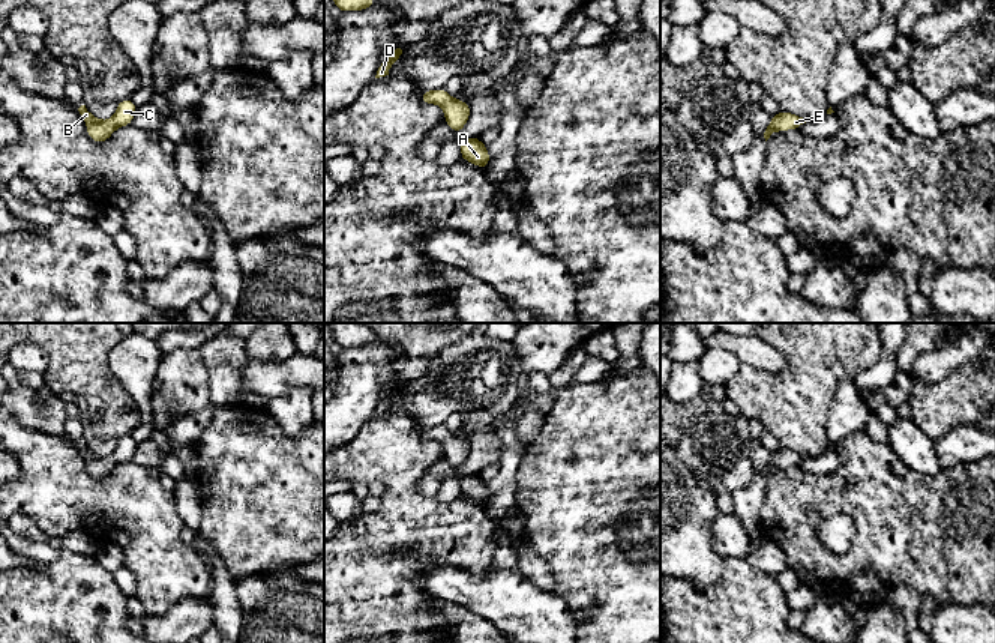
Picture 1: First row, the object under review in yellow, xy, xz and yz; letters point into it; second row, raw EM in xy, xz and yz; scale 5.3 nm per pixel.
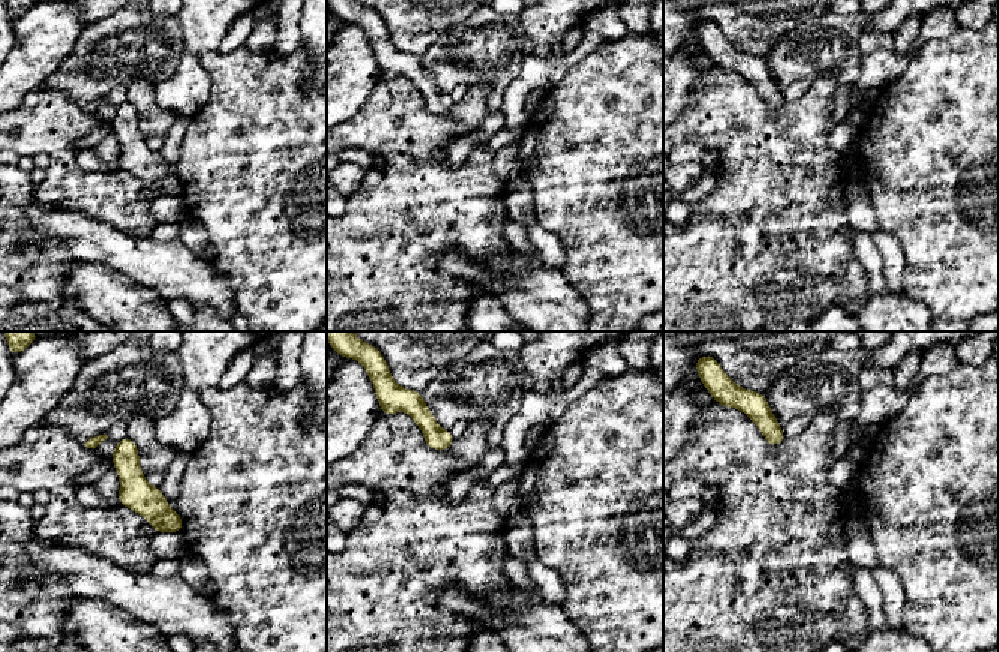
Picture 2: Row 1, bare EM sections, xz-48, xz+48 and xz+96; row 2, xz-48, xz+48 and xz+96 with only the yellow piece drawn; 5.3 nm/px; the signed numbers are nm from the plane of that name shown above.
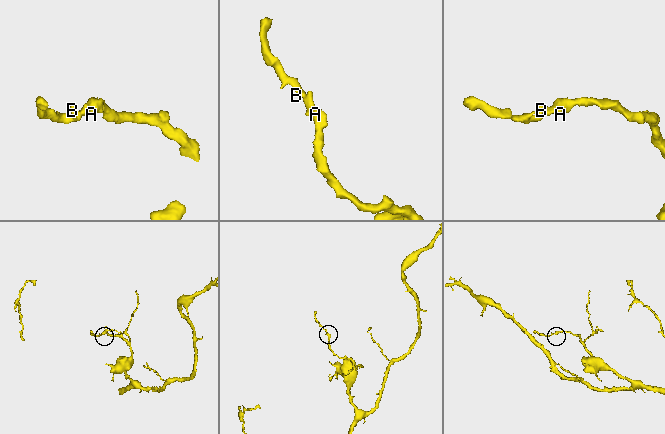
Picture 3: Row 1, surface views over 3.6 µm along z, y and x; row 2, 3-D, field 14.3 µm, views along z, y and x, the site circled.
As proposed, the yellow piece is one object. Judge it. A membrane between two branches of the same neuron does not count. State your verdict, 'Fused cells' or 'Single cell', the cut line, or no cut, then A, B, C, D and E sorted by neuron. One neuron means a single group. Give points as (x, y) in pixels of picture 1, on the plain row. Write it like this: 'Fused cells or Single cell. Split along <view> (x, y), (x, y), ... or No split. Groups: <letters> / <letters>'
Single cell. No split. Groups: A B C D E

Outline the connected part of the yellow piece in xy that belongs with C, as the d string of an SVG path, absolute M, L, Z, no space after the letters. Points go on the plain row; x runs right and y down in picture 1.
M131 434L123 436L117 440L117 446L110 457L99 457L96 455L86 442L78 445L80 451L83 452L87 470L95 479L107 478L117 464L132 461L132 455L137 449L137 442L132 439Z

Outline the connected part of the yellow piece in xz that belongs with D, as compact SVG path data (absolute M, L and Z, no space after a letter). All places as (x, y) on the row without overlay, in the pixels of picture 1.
M399 382L399 383L395 383L389 392L381 398L378 407L377 407L377 412L375 415L380 415L380 413L386 413L389 412L389 407L392 404L392 401L405 389L405 383L404 382Z

